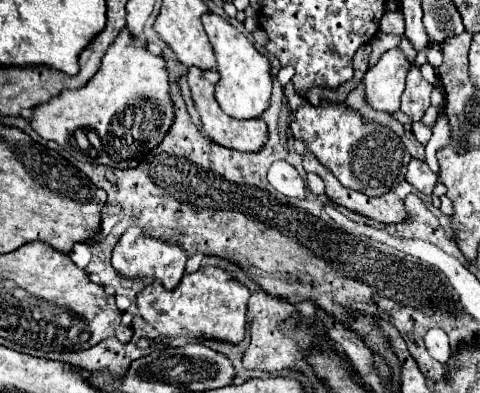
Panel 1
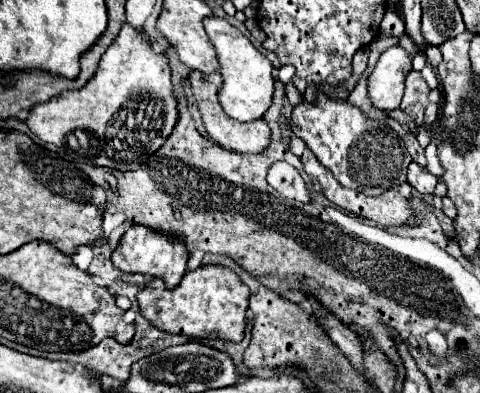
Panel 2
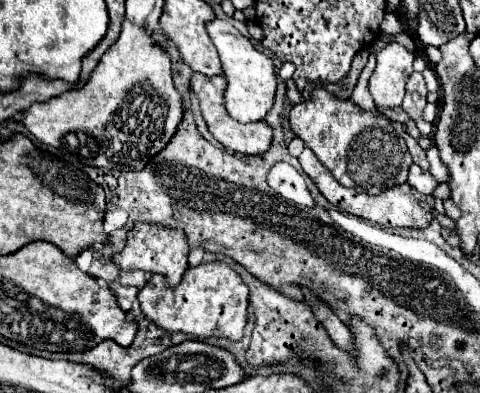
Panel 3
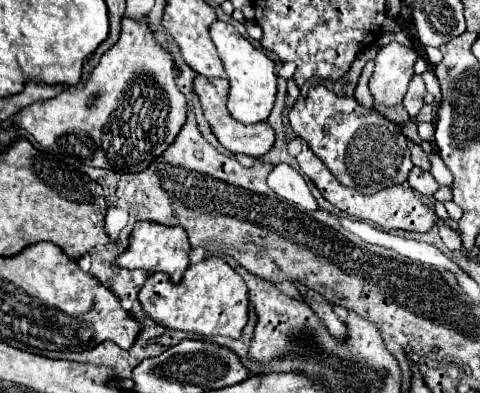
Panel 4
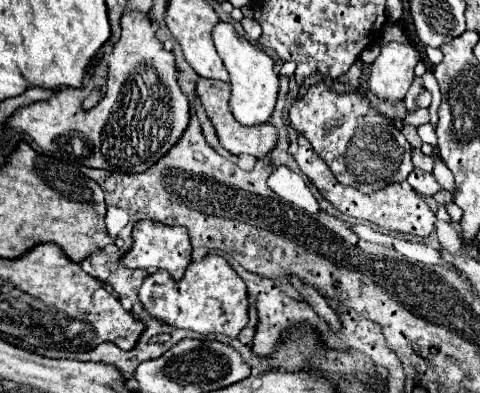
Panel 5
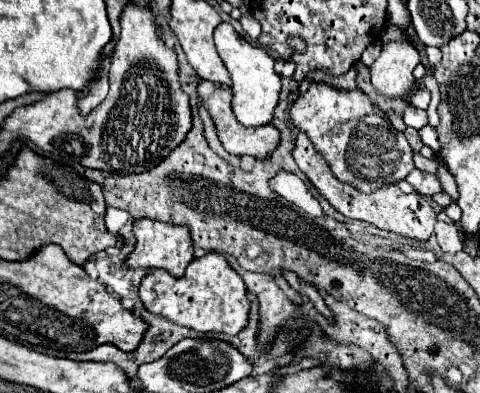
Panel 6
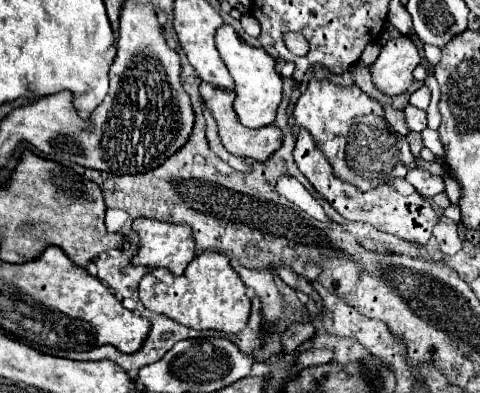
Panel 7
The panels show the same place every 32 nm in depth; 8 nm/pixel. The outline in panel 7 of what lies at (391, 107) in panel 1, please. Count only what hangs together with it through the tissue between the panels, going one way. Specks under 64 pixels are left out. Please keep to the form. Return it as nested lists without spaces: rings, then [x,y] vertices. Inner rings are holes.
[[[406,36],[388,40],[382,46],[378,60],[372,64],[374,86],[388,96],[404,94],[412,82],[412,70],[420,64],[420,54],[414,42]]]

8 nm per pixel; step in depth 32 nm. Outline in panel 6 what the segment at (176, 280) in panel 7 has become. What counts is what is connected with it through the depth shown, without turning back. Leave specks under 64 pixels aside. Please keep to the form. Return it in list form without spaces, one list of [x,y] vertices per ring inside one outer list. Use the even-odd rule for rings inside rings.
[[[216,252],[192,260],[182,278],[174,278],[166,270],[150,272],[140,284],[140,300],[148,312],[196,332],[224,332],[236,336],[248,324],[250,302],[246,298],[244,280],[230,268],[226,258]]]

